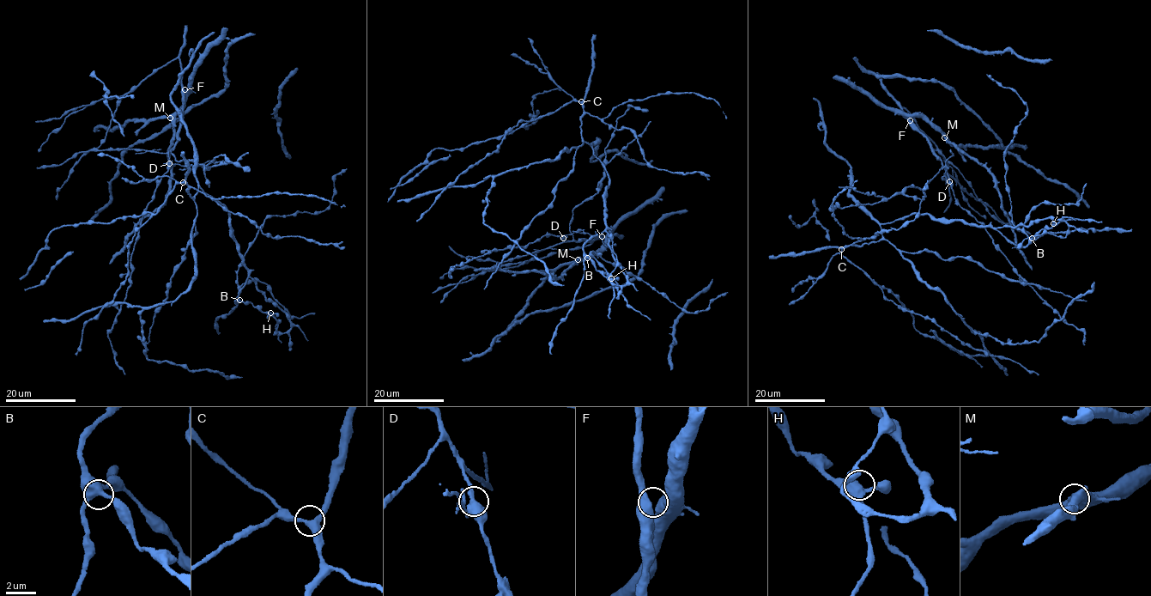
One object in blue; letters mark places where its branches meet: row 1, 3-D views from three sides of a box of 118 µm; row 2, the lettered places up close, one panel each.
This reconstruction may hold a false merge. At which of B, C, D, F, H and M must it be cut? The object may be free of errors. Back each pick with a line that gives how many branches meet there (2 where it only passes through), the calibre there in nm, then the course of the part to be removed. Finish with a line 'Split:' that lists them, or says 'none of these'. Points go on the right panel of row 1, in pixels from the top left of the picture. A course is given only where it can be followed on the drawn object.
D: 5 branches meet; 440 nm thick; foreign part runs (949, 181), (955, 200), (985, 228), (1013, 270), (1068, 323), (1084, 332), (1084, 345)
Split: D

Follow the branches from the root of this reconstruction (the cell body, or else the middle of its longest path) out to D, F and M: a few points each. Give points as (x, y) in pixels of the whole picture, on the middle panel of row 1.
D: (577, 207), (572, 211), (570, 225), (572, 238), (566, 241), (563, 238)
F: (577, 207), (572, 211), (570, 225), (575, 242), (582, 240), (590, 242), (602, 236)
M: (577, 207), (570, 225), (575, 242), (590, 242), (605, 237), (602, 249), (578, 259)

